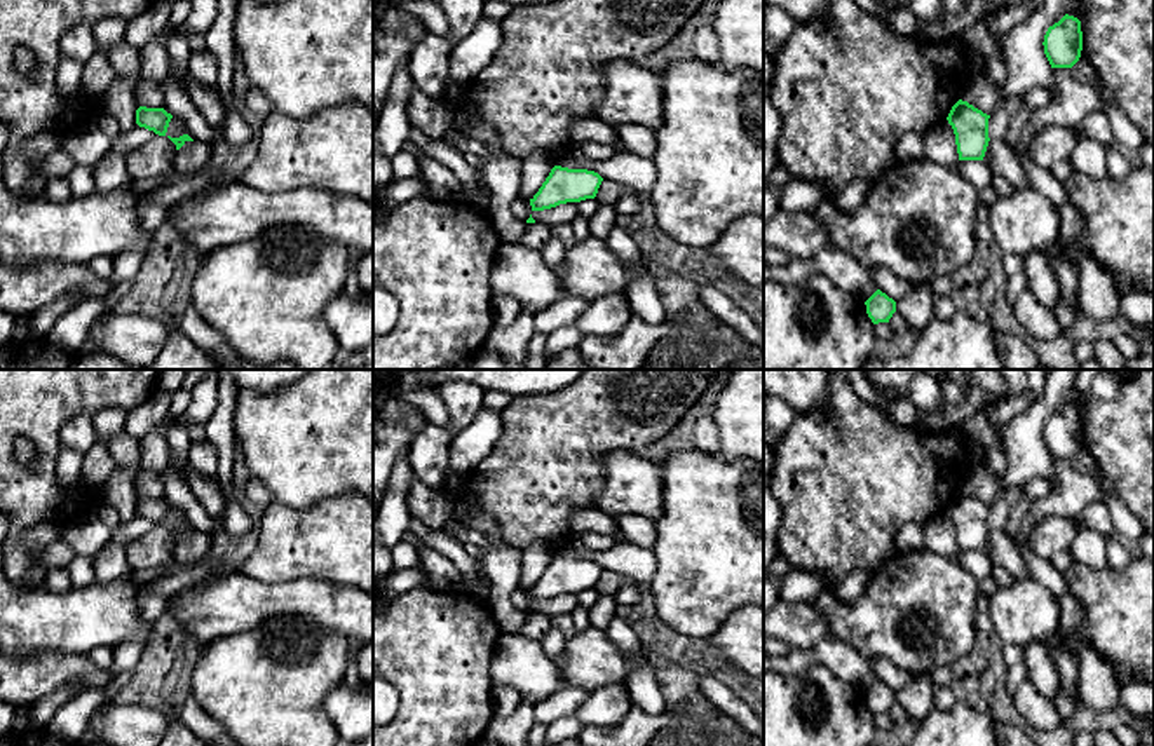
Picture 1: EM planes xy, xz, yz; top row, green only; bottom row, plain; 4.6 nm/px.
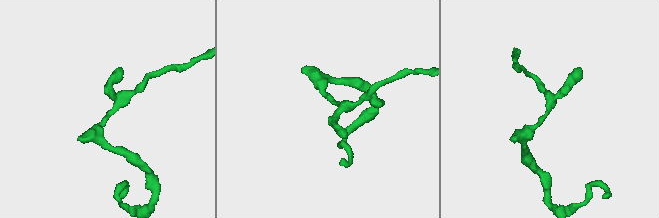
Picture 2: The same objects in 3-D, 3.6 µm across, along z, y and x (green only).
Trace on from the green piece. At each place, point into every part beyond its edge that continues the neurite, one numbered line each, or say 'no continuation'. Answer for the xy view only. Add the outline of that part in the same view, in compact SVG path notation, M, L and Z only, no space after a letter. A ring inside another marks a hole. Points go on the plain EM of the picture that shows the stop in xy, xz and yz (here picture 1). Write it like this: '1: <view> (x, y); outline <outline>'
no continuation

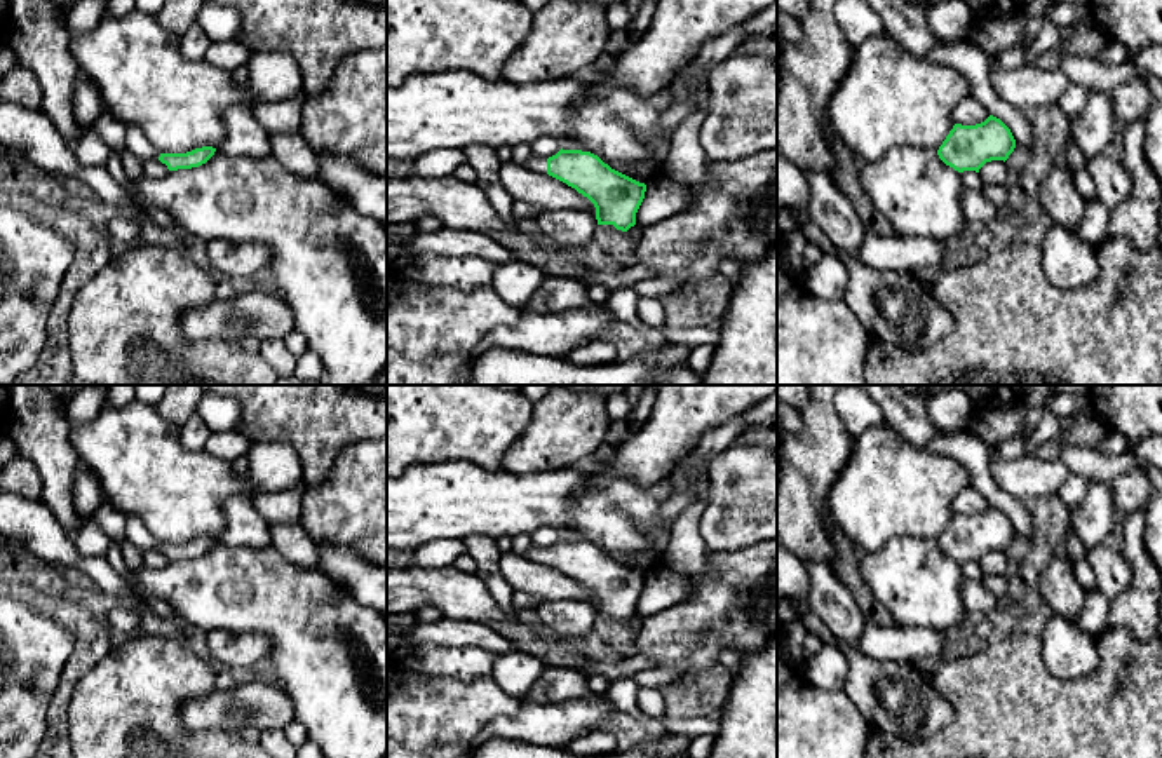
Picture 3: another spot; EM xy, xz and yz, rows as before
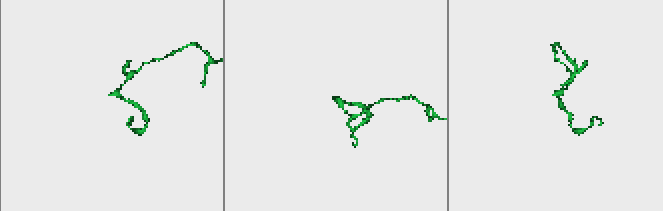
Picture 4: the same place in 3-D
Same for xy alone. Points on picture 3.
1: xy (136, 534); outline M125 518L125 538L141 552L159 549L162 542L152 537L146 528L132 518Z

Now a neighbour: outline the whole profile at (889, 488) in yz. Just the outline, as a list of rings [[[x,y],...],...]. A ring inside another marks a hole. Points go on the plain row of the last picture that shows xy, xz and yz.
[[[883,422],[864,430],[859,437],[854,437],[850,458],[828,497],[829,519],[836,533],[848,538],[859,552],[873,552],[888,540],[902,537],[939,540],[955,516],[951,507],[958,493],[967,486],[972,486],[972,481],[962,464],[951,457],[915,448]]]

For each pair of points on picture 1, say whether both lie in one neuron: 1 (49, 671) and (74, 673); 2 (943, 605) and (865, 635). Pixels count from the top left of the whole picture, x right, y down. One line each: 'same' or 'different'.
1: same
2: same

